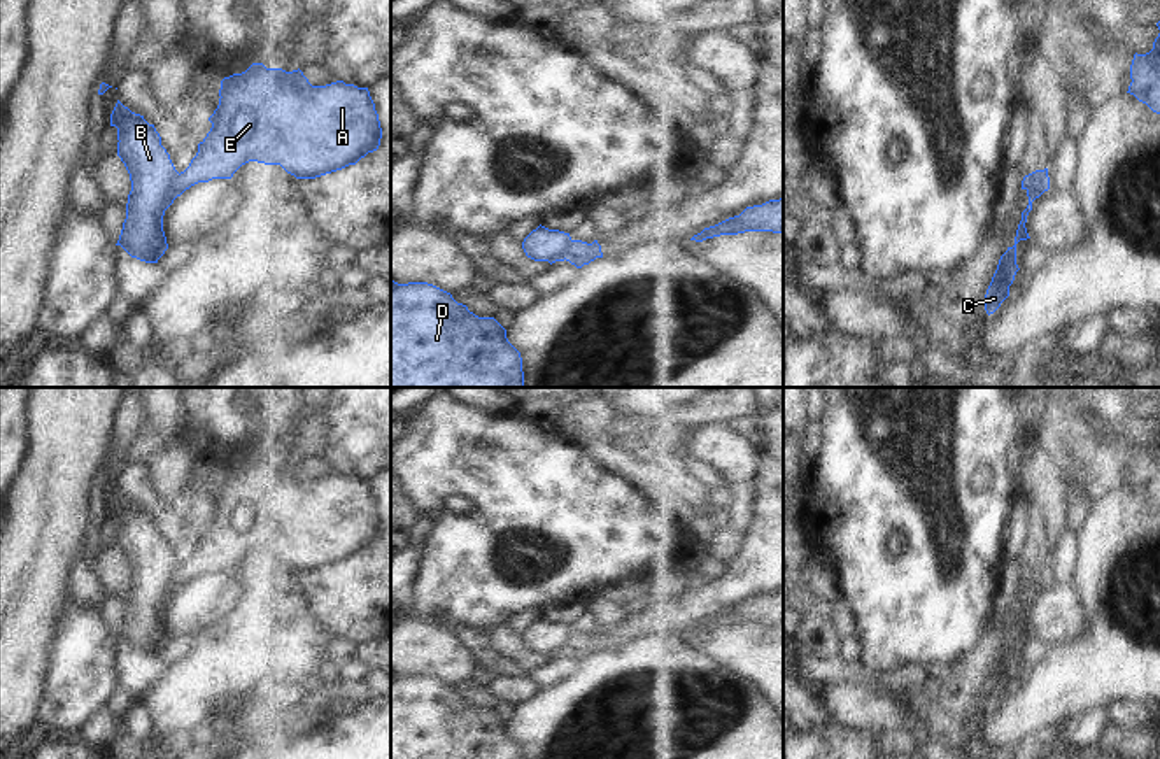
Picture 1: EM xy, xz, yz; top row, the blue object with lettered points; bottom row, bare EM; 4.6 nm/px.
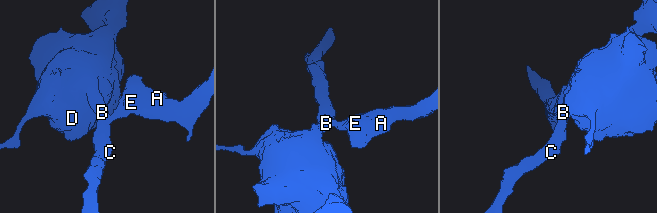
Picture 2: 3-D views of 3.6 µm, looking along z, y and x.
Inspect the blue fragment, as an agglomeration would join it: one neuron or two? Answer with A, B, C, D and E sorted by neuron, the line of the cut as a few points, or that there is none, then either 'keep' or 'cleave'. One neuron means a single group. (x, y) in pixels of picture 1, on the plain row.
A E / B C D | yz (1046, 567), (1029, 582), (1031, 591) | cleave

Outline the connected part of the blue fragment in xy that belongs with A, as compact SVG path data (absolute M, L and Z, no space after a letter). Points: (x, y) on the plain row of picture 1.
M252 456L245 465L224 470L219 489L209 510L210 524L175 571L175 591L198 575L231 571L249 554L280 557L296 571L315 571L356 557L380 538L382 521L368 480L343 473L312 479L300 461L286 465Z

